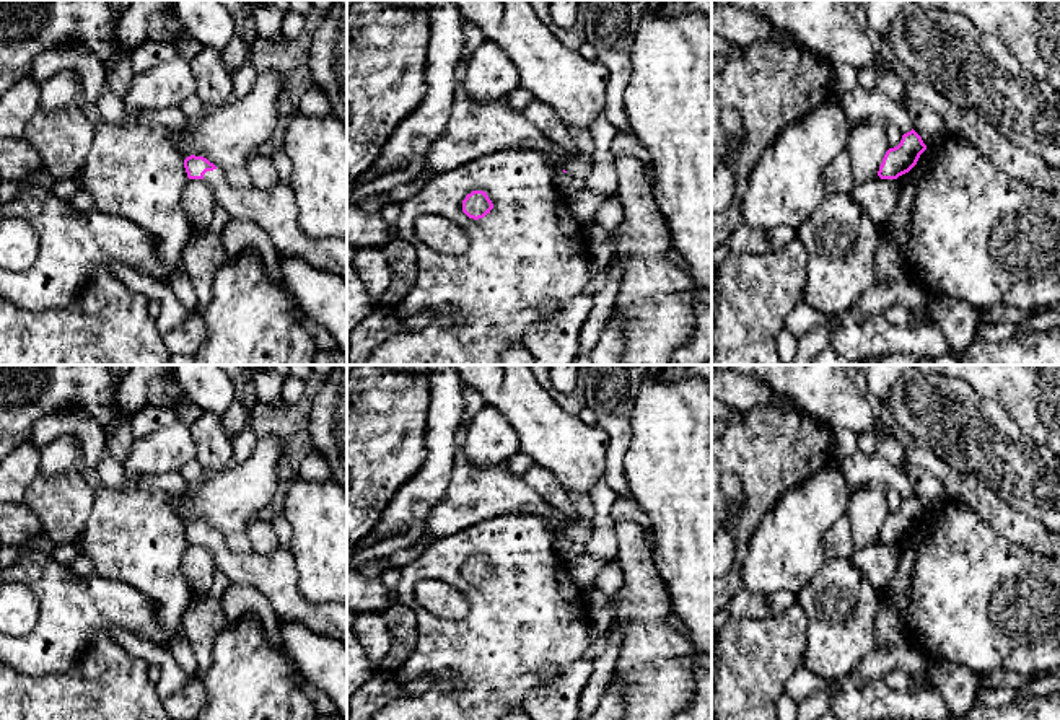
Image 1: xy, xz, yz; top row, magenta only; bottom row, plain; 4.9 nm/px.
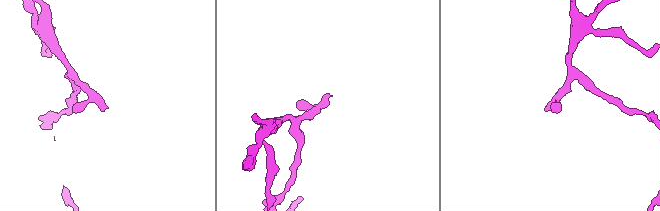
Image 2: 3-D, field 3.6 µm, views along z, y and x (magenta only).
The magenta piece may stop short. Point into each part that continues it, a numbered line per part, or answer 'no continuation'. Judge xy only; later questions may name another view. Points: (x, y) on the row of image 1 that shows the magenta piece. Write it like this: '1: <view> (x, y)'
1: xy (274, 210)

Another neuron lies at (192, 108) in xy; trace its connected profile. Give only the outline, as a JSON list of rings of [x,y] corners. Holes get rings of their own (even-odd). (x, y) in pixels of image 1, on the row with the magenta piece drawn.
[[[195,94],[186,98],[177,108],[189,122],[194,122],[204,112],[204,104]]]

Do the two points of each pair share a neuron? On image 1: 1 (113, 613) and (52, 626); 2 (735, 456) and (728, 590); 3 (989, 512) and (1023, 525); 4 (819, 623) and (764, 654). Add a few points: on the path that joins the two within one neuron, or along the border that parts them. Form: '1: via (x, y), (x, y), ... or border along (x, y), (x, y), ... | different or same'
1: via (98, 618), (70, 618), (67, 621) | same
2: via (753, 489), (753, 510), (743, 522), (740, 557) | same
3: via (997, 513), (1015, 525) | same
4: border along (797, 603), (805, 618), (803, 658) | different

